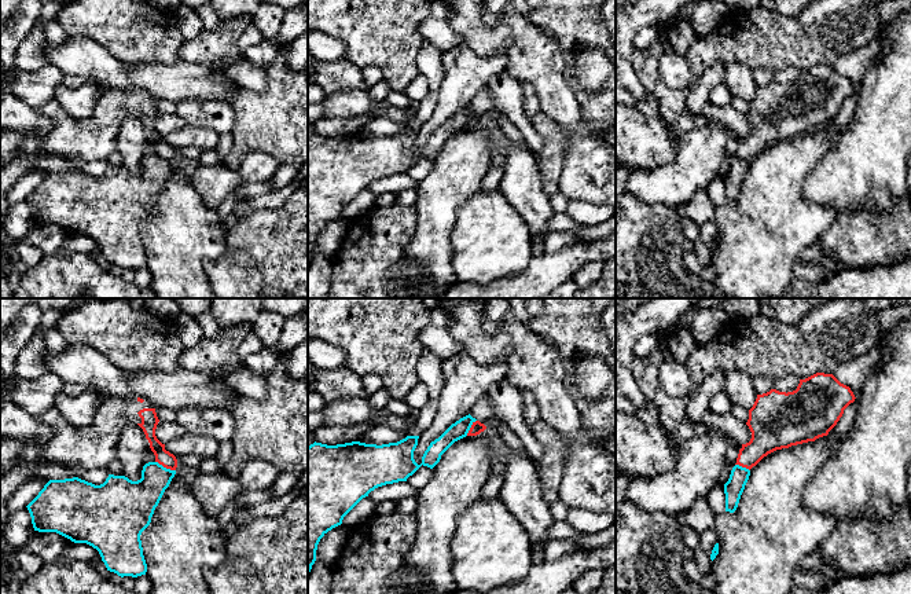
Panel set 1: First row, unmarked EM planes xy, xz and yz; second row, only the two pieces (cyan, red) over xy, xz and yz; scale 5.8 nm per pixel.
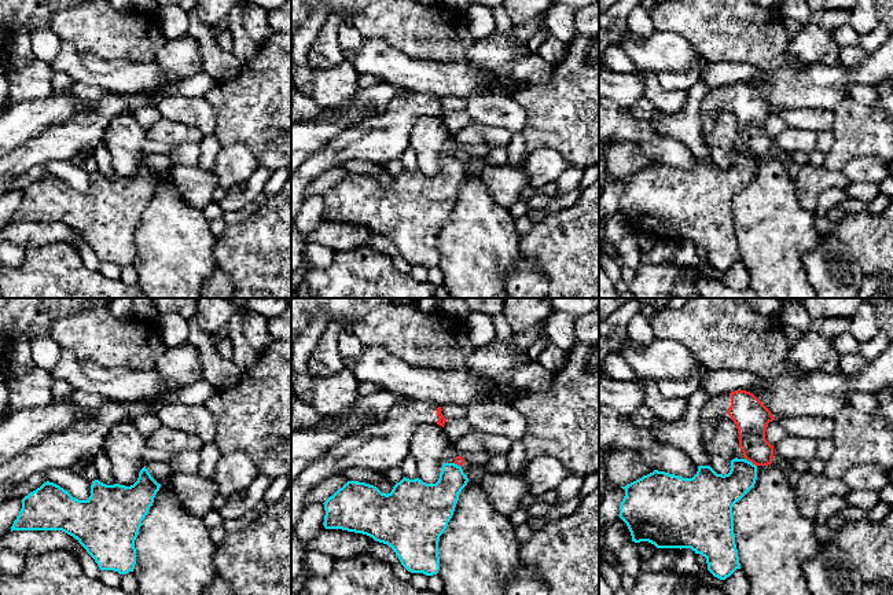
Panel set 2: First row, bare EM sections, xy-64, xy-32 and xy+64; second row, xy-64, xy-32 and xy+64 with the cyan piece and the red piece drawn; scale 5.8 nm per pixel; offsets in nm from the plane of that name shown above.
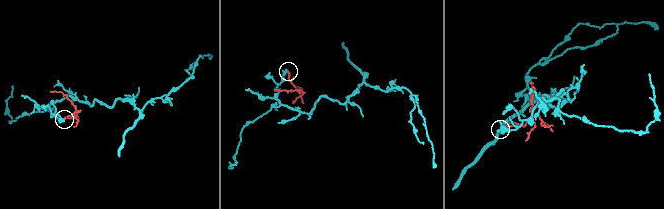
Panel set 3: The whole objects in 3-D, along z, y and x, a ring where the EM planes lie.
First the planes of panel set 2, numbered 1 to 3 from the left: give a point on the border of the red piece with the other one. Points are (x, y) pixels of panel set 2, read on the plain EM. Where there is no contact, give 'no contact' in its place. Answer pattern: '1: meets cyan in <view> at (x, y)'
1: no contact
2: meets cyan in xy-32 at (456, 157)
3: meets cyan in xy+64 at (750, 154)

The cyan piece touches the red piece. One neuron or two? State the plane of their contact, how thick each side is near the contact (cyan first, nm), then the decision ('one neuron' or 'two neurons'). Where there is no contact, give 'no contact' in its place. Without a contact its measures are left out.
xy | 220/90 nm | two neurons

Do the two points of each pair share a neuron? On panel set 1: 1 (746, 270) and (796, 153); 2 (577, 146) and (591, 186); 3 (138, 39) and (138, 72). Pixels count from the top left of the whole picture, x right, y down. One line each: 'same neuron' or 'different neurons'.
1: same neuron
2: same neuron
3: different neurons

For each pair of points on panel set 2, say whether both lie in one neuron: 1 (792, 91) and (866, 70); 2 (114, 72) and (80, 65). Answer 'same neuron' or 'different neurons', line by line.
1: same neuron
2: same neuron

